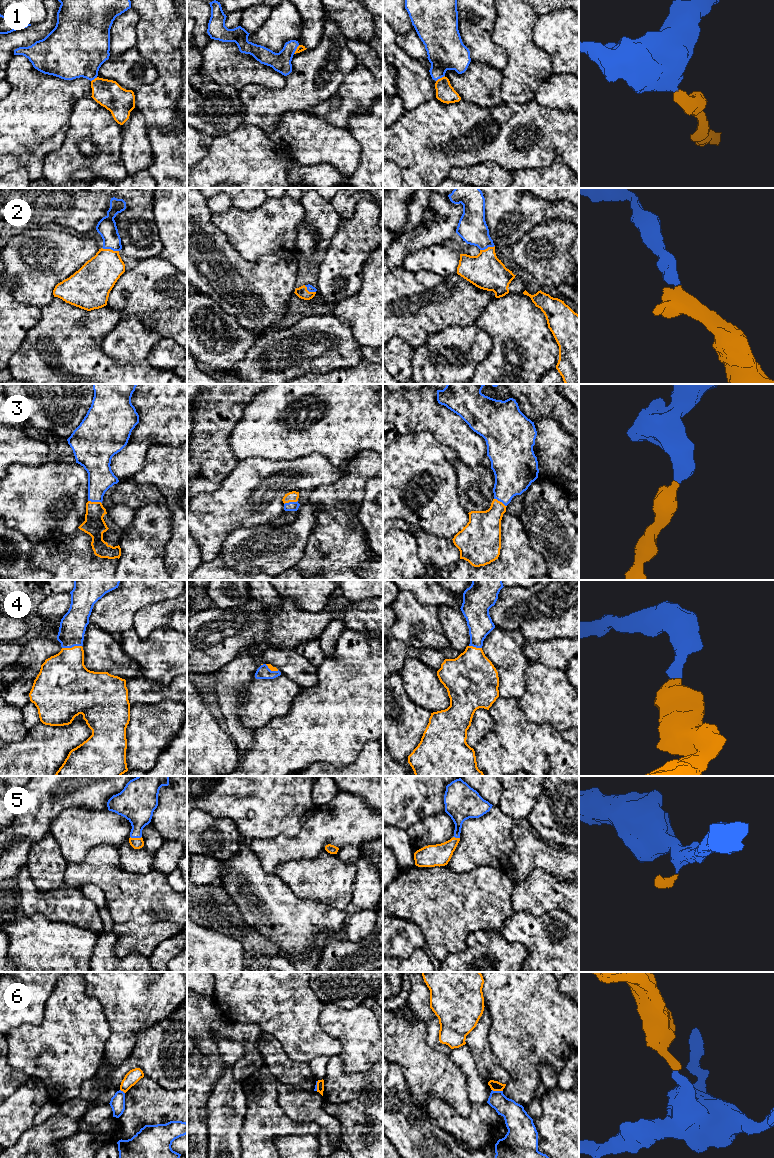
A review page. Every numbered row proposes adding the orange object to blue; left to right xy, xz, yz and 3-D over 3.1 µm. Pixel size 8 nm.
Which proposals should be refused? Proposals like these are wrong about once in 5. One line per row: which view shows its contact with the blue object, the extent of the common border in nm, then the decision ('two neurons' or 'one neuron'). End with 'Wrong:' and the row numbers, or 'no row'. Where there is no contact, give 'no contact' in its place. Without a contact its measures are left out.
1: contact in xz; length 90 nm; one neuron
2: contact in xy; length 140 nm; one neuron
3: contact in xy; length 110 nm; one neuron
4: contact in xy; length 160 nm; one neuron
5: contact in xy; length 100 nm; one neuron
6: contact in yz; length 90 nm; two neurons
Wrong: 6

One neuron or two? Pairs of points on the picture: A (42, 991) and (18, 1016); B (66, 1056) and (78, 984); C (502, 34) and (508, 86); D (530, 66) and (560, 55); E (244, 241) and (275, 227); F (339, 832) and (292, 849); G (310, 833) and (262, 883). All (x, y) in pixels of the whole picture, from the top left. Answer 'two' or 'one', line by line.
A: one
B: one
C: one
D: two
E: one
F: one
G: two

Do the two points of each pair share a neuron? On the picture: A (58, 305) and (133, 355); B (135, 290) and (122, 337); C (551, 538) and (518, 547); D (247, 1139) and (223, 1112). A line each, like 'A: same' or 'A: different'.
A: different
B: different
C: different
D: different

